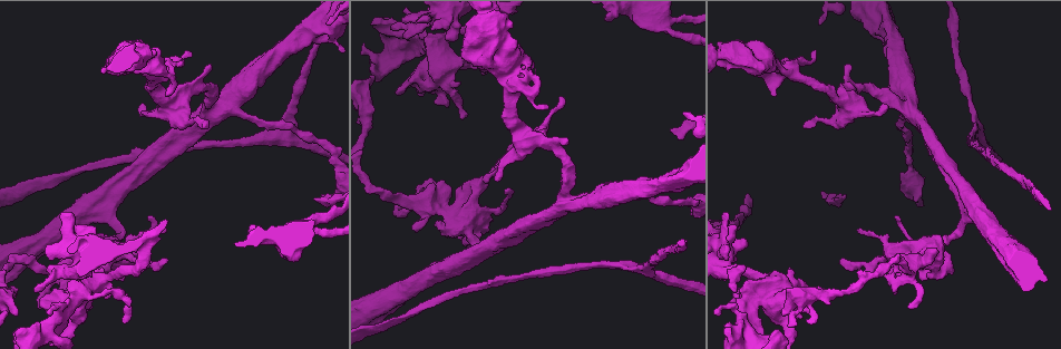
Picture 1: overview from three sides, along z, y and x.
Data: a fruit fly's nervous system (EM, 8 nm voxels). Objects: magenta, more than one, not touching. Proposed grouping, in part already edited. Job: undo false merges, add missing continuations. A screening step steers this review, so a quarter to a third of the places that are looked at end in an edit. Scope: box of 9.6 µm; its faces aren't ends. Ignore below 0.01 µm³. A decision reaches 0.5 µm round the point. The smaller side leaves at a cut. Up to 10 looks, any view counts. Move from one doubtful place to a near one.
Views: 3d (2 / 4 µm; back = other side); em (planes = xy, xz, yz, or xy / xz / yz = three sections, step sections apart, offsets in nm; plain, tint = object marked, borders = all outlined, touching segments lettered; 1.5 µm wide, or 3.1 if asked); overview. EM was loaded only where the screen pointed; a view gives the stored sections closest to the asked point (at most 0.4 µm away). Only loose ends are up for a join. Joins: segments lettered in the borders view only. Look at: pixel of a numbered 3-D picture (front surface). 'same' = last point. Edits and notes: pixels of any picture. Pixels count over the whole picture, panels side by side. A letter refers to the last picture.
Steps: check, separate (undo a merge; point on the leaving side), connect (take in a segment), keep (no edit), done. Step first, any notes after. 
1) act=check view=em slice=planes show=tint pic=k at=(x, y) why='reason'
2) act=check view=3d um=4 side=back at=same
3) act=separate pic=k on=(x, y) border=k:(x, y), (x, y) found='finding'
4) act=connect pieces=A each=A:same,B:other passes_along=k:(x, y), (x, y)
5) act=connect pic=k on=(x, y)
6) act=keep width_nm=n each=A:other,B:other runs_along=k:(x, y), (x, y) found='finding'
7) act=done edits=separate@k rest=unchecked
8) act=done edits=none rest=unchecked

act=check view=em slice=planes show=borders pic=1 at=(572, 203)

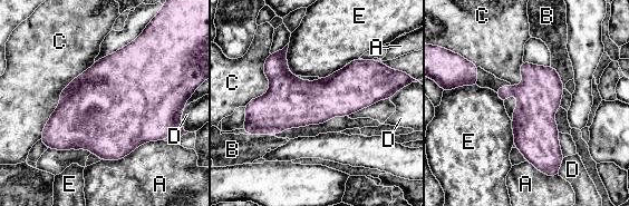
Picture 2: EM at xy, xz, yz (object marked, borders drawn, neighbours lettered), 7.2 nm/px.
act=keep longest_contact=C:700nm each=A:other,B:other,C:other,D:other,E:other found='all the same cell'

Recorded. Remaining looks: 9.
act=check view=em slice=planes show=plain pic=1 at=(498, 213) why='sharp bend'

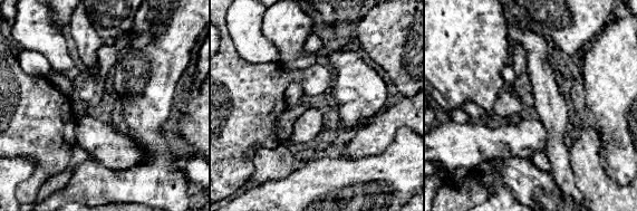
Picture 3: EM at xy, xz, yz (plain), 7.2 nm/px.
act=check view=em slice=planes show=borders at=same why='what lies round it'

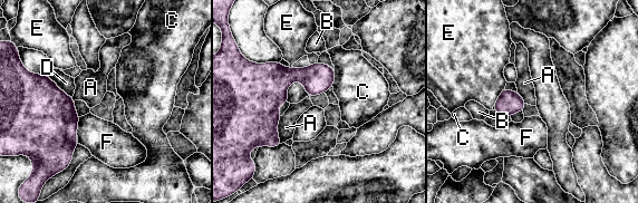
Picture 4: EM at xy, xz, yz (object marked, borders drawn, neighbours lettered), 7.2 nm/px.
act=keep each=A:other,B:other,C:other,D:other,E:other,F:other border=4:(280, 116), (277, 132), (281, 143) found='continuous, no second cell'

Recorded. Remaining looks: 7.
act=check view=em slice=planes show=borders pic=1 at=(164, 261) why='tapers out'

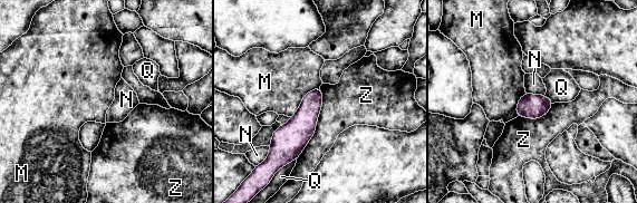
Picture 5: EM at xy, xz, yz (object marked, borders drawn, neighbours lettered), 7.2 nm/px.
act=keep each=M:other,N:other,Q:other,Z:other border=5:(320, 86), (315, 134), (296, 158) found='none of them fits'

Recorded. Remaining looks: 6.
act=check view=em slice=xy step=4 show=borders pic=1 at=(663, 21)

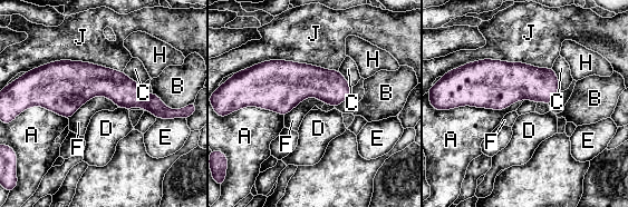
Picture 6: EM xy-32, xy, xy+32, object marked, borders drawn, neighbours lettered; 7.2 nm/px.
act=check view=em slice=planes show=borders at=same

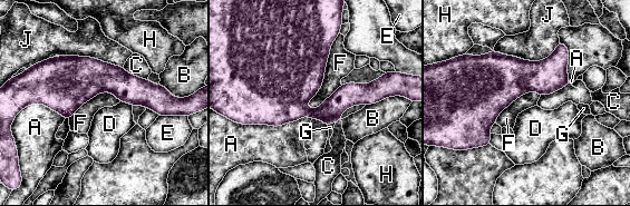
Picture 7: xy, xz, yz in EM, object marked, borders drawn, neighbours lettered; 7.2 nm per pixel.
act=keep each=A:other,B:other,C:other,D:other,E:other,F:other,G:other,H:other,J:other found='all the same cell'

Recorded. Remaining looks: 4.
act=done edits=none rest=unchecked

